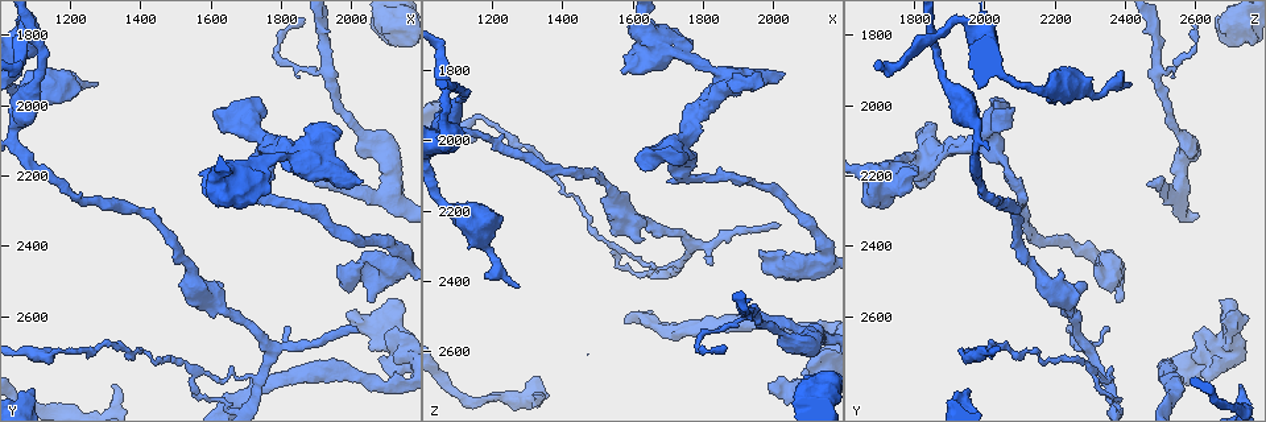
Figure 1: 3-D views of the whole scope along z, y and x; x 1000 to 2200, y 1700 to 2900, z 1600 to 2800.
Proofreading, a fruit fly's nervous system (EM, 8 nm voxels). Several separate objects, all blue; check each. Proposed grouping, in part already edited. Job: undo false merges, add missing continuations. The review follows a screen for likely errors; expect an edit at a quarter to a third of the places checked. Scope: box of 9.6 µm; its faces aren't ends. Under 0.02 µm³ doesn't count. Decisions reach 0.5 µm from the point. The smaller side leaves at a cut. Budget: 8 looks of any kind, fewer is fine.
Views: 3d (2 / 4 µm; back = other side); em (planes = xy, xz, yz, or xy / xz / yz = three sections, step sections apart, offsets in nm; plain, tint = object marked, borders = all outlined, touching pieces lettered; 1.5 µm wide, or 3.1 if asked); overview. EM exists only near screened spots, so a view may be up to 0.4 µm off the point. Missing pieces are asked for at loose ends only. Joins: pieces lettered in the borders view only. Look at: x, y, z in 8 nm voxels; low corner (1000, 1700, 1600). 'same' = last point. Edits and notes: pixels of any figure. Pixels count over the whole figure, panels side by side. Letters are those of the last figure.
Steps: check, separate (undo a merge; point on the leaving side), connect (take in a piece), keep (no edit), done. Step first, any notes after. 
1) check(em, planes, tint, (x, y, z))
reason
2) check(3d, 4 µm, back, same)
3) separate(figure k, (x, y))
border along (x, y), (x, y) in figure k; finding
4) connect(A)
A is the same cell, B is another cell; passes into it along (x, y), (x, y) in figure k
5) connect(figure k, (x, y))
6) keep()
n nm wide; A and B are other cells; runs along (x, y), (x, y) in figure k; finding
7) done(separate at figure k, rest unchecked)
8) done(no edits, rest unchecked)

check(em, xz, step 4, tint, (1650, 2590, 2240))
sudden change in width

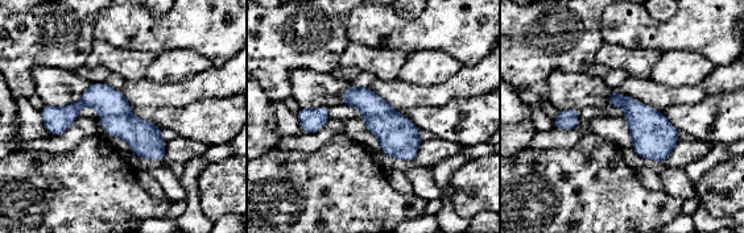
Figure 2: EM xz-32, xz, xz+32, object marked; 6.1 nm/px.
check(em, xz, step 4, borders, same)
what lies round it

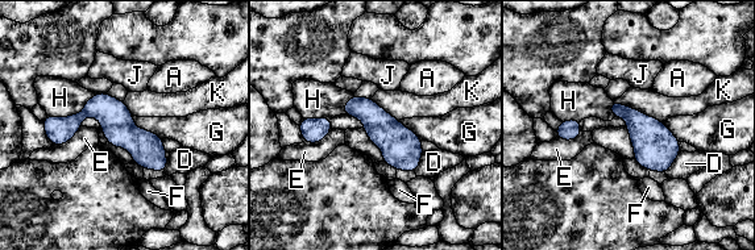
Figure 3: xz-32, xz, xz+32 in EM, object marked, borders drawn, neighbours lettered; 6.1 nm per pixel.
keep()
190 nm wide; A, D, E, F, G, H, J and K are other cells; runs along (46, 123), (106, 112), (164, 165) in figure 3; one neuron here

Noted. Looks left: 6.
check(em, xz, step 4, plain, (2020, 2640, 2250))
free end

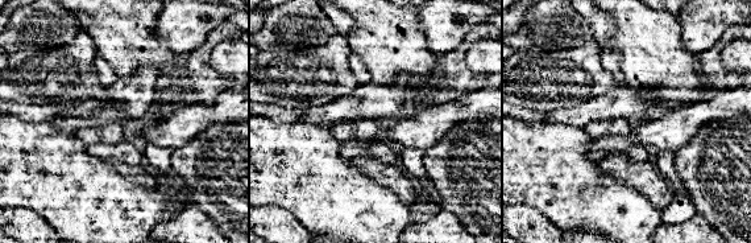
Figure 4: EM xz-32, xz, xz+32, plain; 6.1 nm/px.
check(em, xz, step 4, borders, same)

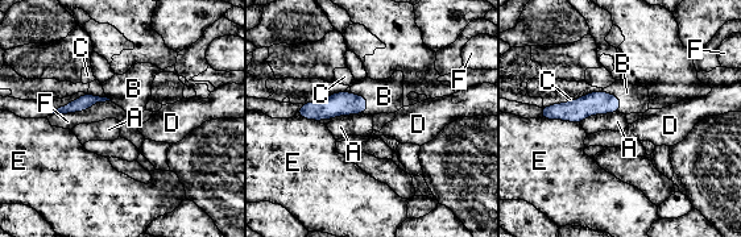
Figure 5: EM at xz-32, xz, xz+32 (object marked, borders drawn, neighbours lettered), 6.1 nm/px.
connect(figure 5, (384, 96))
B is the same cell, A, C, D, E and F are other cells; passes into it along (343, 103), (364, 98), (384, 96) in figure 5; it goes on there

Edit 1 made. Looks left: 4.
check(em, planes, borders, (2110, 2770, 2610))
branch stops here

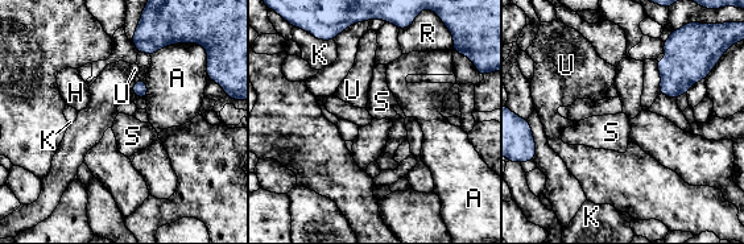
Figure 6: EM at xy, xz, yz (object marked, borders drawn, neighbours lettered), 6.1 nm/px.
keep()
A, H, K, R, S and U are other cells; border along (193, 42), (169, 44), (151, 56) in figure 6; none of them fits

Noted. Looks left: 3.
done(connect at figure 5, rest unchecked)

